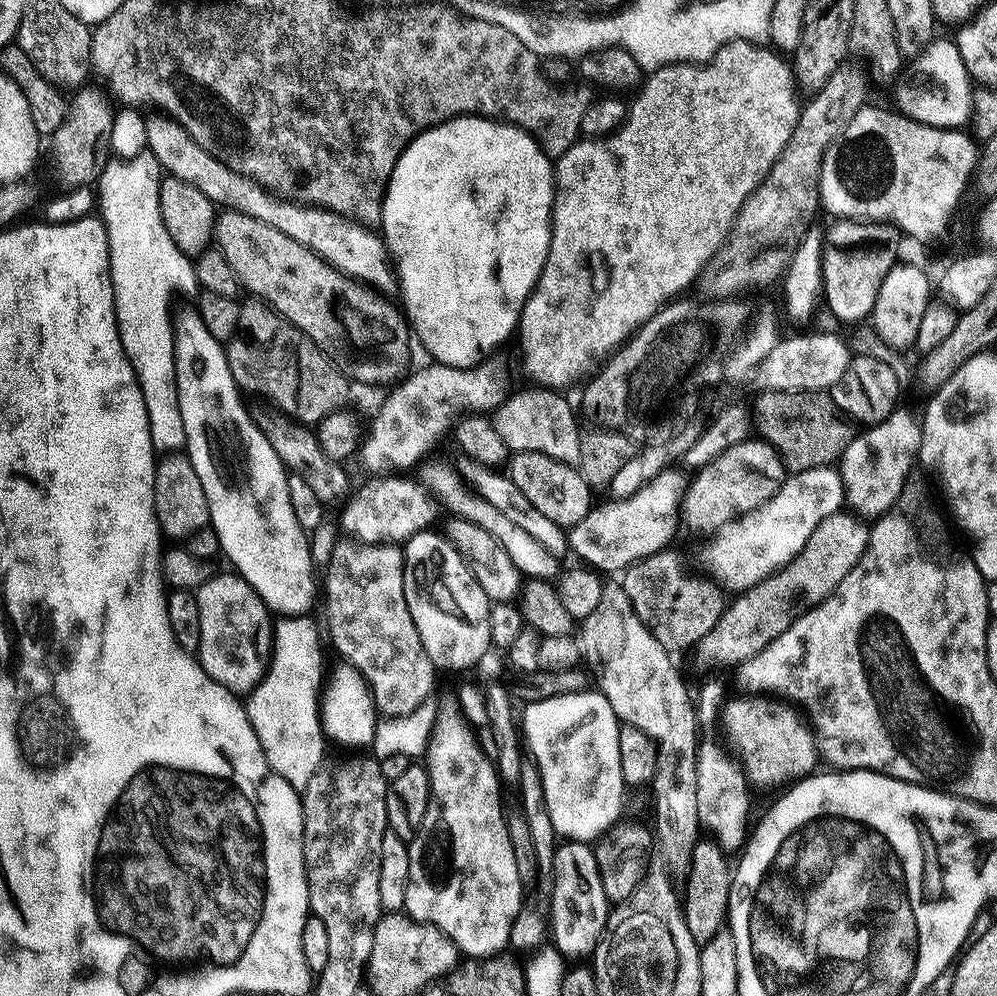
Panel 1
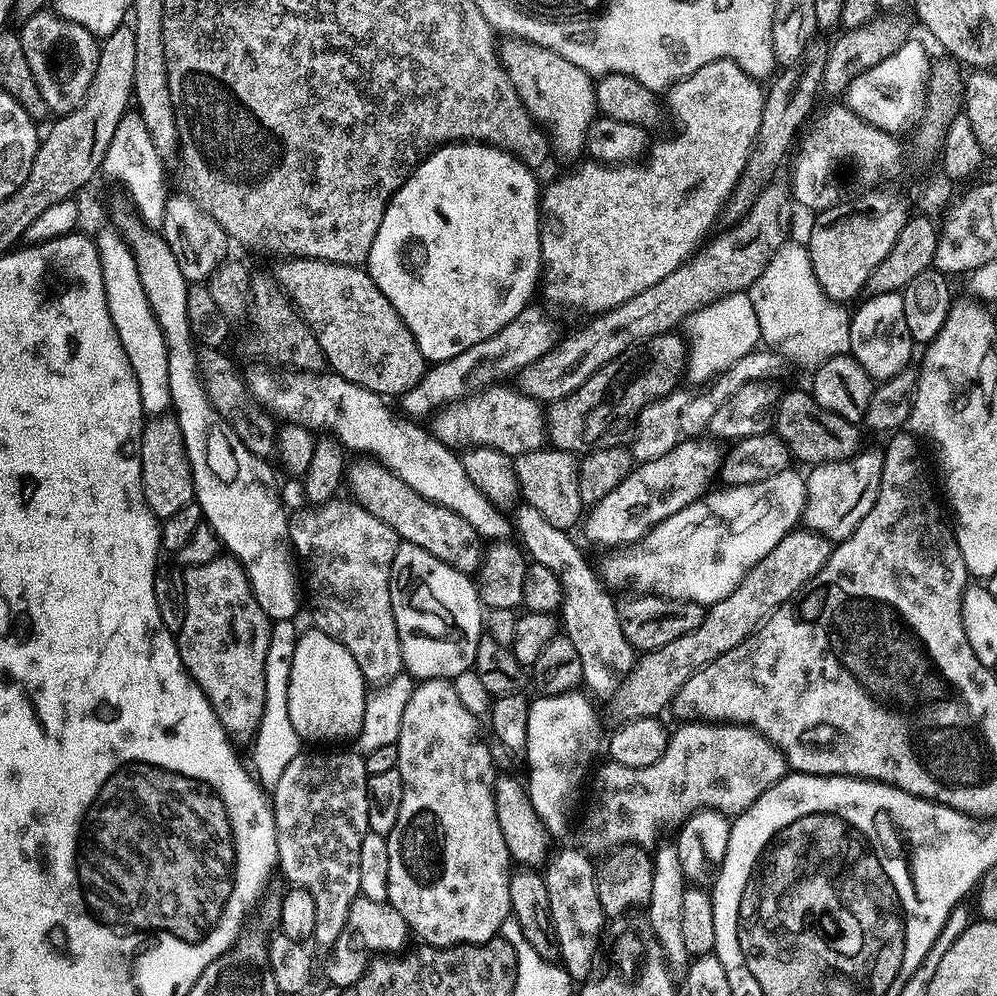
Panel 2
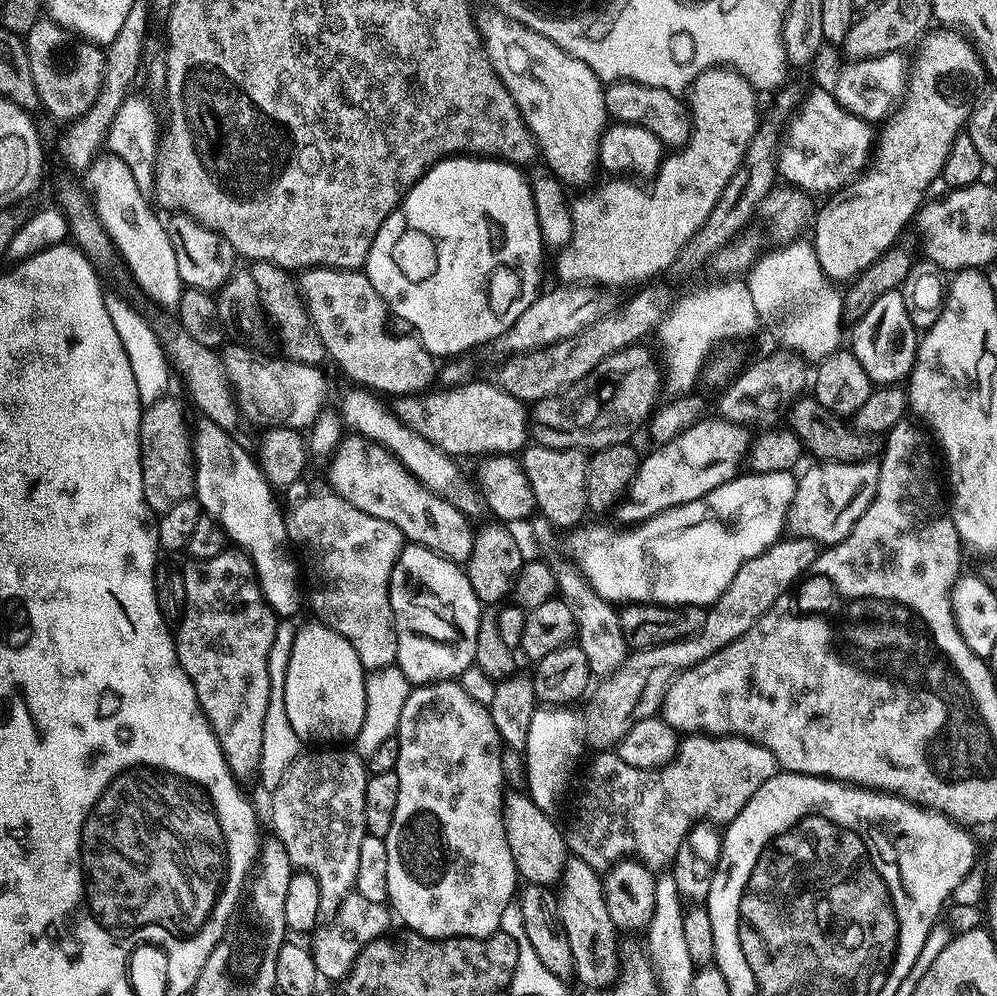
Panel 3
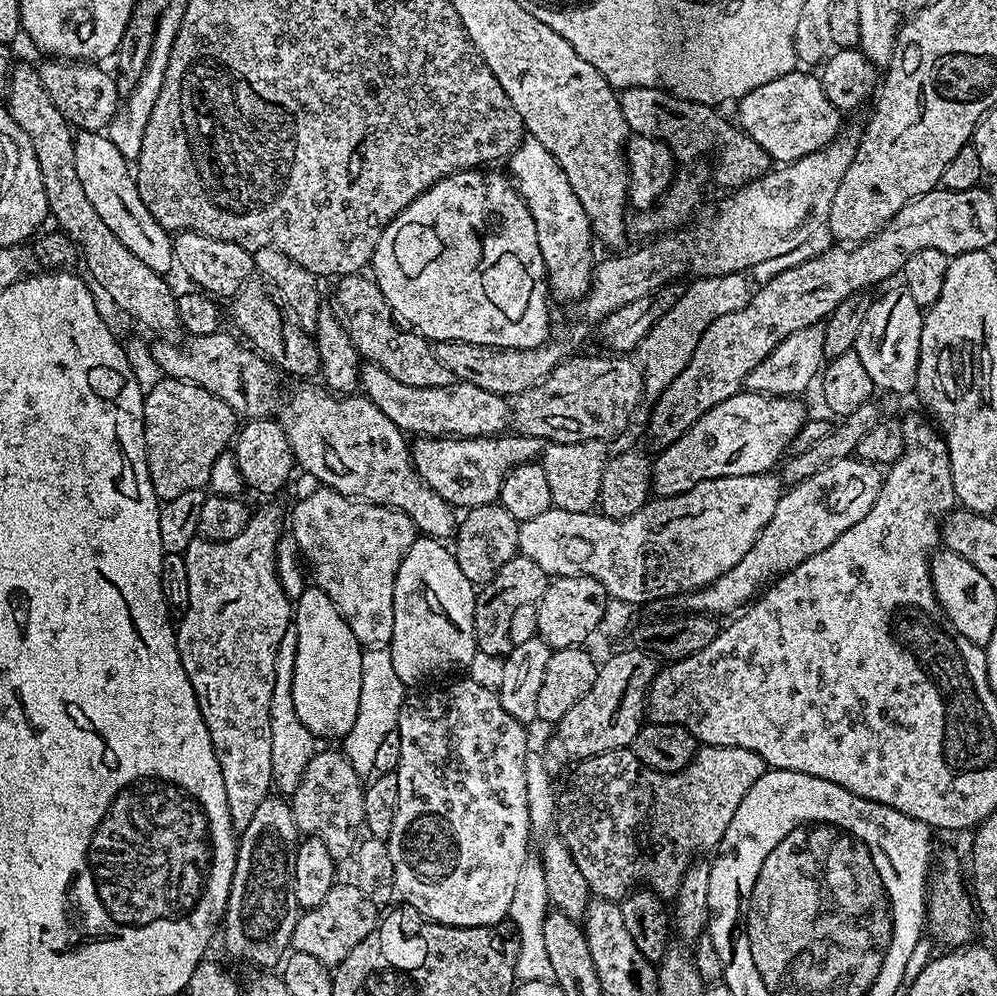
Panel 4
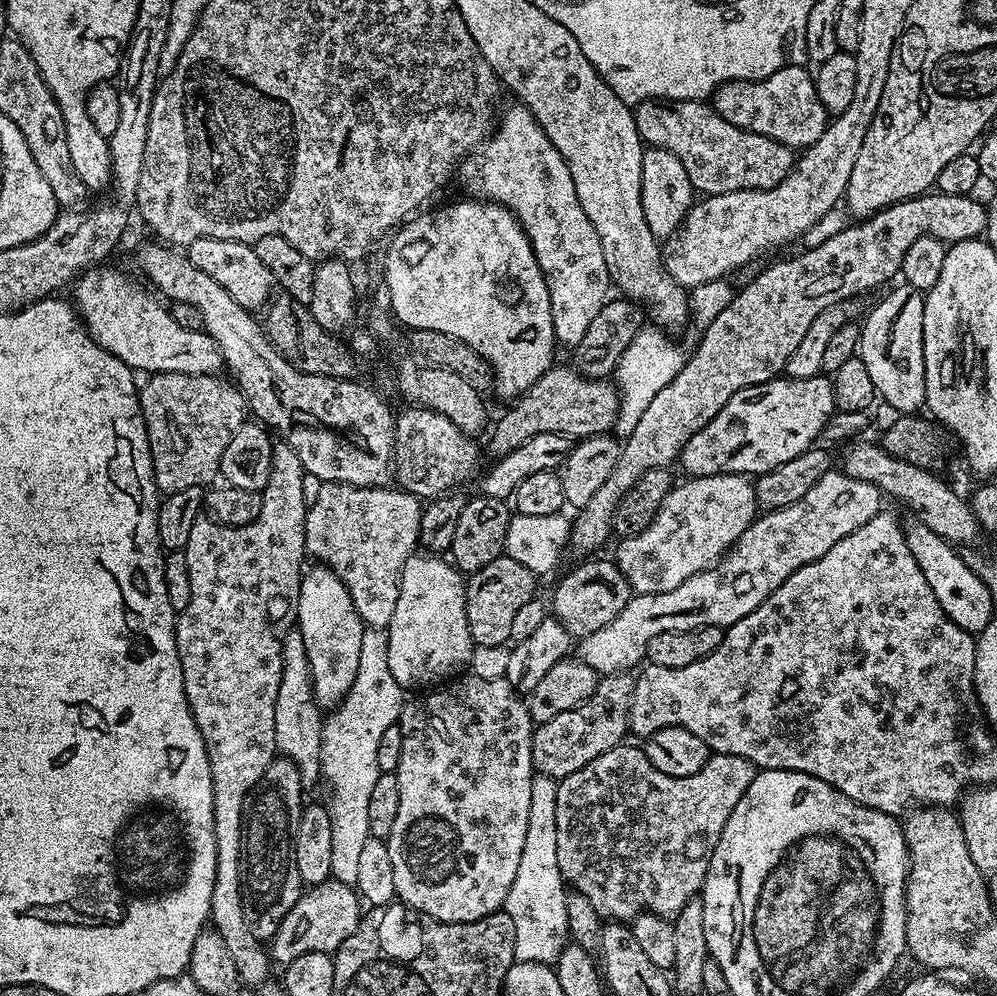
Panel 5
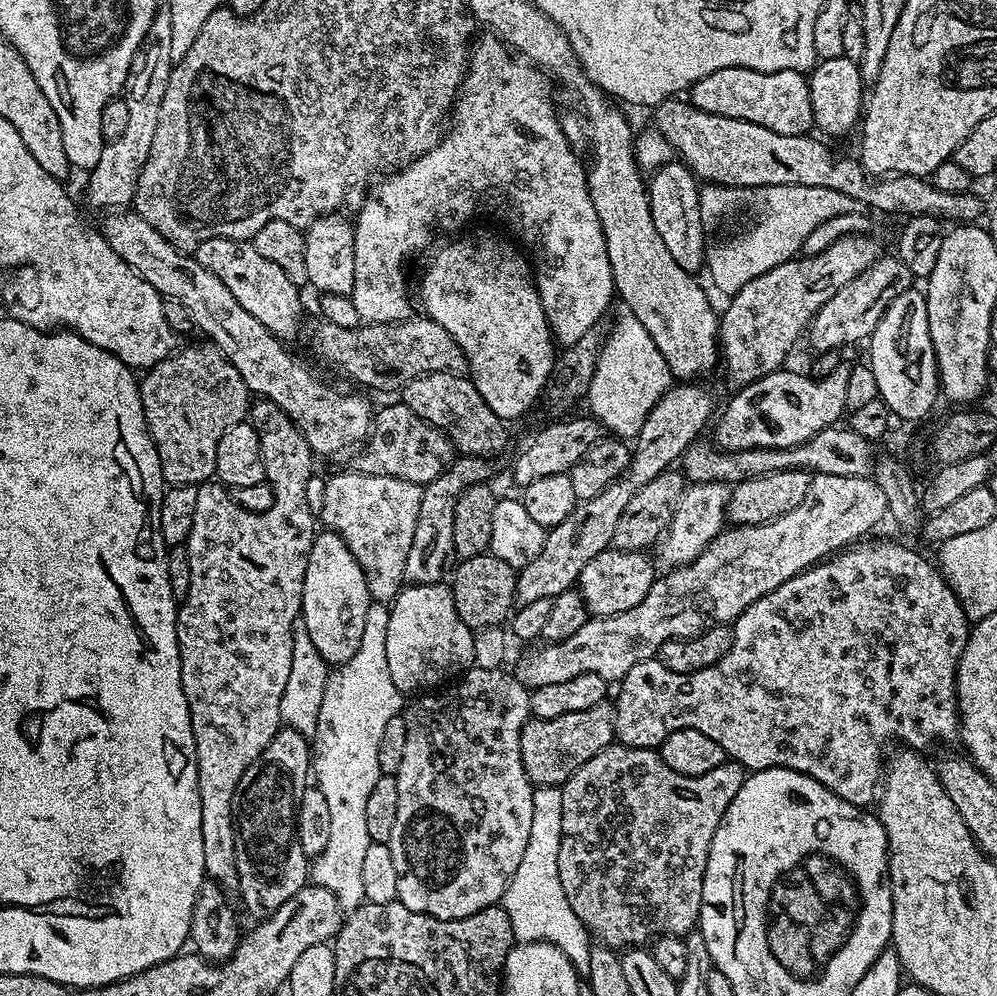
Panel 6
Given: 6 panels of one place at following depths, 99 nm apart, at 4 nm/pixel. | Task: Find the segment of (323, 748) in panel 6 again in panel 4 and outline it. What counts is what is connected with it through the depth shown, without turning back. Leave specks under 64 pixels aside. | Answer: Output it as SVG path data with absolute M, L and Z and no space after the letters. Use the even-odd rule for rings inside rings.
M387 647L364 648L362 658L362 694L358 698L358 718L350 726L350 734L342 741L342 753L351 762L354 770L361 777L376 772L374 758L378 754L380 743L386 734L397 731L400 722L400 711L406 699L406 686L402 678L394 672L394 662Z

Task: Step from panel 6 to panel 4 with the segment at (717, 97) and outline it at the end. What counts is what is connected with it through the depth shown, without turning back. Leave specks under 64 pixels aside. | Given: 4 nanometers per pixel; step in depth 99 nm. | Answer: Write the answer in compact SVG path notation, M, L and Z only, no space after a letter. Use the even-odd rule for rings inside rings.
M793 70L784 72L782 78L776 78L774 82L766 82L766 86L758 86L757 88L747 89L744 96L739 97L736 112L740 115L738 121L739 127L745 136L749 136L754 142L758 142L758 146L762 146L762 150L766 150L766 154L773 162L779 162L781 165L792 164L795 160L806 158L808 154L814 154L818 150L822 150L831 140L841 135L840 119L842 113L839 108L834 106L834 102L830 102L830 98L826 98L826 90L822 90L819 75L810 73L808 70Z

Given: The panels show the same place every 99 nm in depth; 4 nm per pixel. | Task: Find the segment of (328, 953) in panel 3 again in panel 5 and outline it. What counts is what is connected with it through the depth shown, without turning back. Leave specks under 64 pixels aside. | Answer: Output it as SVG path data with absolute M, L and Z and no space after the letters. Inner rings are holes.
M329 878L321 884L313 884L294 902L292 909L280 920L280 928L270 940L270 956L280 966L302 958L311 952L335 953L336 949L358 930L362 919L362 900L355 887Z

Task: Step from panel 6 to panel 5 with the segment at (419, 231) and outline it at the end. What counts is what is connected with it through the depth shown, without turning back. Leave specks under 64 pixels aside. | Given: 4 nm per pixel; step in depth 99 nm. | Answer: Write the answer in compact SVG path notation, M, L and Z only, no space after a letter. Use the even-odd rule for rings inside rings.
M516 102L513 108L503 109L494 131L488 139L476 149L469 152L458 165L460 184L465 188L469 197L477 200L491 200L501 204L514 213L532 249L536 255L538 266L544 275L544 281L552 303L552 321L557 345L564 344L568 350L579 346L583 335L590 327L594 317L609 299L610 277L606 258L602 258L602 242L598 242L598 234L594 234L594 226L590 218L586 218L586 210L582 210L582 202L578 202L578 194L574 190L574 178L558 150L546 138L542 126L530 114L523 103Z

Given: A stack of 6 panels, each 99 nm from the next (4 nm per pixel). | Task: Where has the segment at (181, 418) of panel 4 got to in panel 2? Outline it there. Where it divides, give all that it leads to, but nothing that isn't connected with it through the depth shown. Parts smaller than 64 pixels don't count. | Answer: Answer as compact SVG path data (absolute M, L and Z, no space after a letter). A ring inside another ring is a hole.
M157 415L143 425L138 436L140 457L140 477L144 483L144 501L161 521L168 520L170 514L178 514L182 506L193 503L192 467L188 452L184 448L184 434L177 419L171 415Z

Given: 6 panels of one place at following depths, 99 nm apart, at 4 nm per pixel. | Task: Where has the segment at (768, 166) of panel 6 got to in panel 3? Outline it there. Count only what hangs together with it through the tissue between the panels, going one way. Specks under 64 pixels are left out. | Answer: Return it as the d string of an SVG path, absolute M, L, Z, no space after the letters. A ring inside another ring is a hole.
M614 80L605 87L604 101L609 117L617 124L633 124L642 126L642 130L650 130L672 150L679 150L692 137L694 121L687 103L679 100L675 91L658 86L650 86L639 80Z

